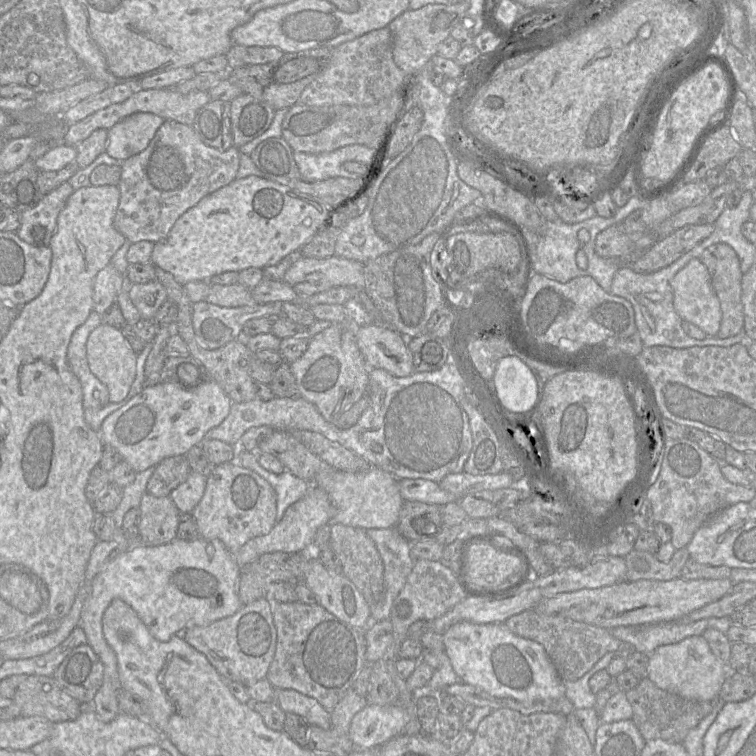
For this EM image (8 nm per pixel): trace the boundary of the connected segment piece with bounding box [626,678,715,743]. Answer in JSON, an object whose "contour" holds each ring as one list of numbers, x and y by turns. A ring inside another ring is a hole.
{"contour":[[648,678,626,692,632,707,631,720,635,723,641,736,647,740,661,739,670,743,683,743,688,732,696,727,714,708,714,701,694,701,657,687]]}

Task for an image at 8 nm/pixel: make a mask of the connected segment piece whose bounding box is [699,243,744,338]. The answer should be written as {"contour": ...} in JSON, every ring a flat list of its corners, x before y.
{"contour":[[716,243,707,247,703,251,699,259,707,267,709,271,709,274,712,279,713,289,716,295,718,296,721,304,722,320,721,320,720,329,717,336,712,336,712,337,727,338,727,337,737,335,739,332,743,330,744,327,744,309,741,300,741,280,742,280,743,272,741,271,740,268,740,261,737,256,737,253,731,246,729,246,726,243]]}

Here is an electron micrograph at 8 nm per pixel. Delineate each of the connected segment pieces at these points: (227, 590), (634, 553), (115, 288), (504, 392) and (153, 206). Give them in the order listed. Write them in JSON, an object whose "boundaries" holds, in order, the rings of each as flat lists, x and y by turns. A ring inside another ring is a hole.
{"boundaries":[[[200,536,190,541,174,539,158,546,137,546,129,552,118,554,103,566,92,582,91,593,83,606,79,621,79,626,85,632,88,644,104,665,102,686,89,703,89,707,94,710,102,722,108,723,120,713,117,693,121,684,117,657,107,643,102,630,103,615,110,603,117,598,126,602,136,611,155,639,167,642,172,636,182,634,188,628,206,626,232,616,242,607,238,596,240,568,234,555,227,550,220,540,205,539]],[[687,548,676,550,669,562,659,561,655,554,633,549,625,557,626,581,669,581,680,578,682,569,690,558]],[[109,264,99,271,94,281,93,310,102,315,113,303,117,295,127,288,125,275]],[[506,356,498,362,493,383,502,406,510,412,528,414,540,402,533,372,517,356]],[[165,120,144,151,123,161,114,228,131,243,165,239,187,210,236,179,239,156,234,146,219,151,205,145,192,126]]]}

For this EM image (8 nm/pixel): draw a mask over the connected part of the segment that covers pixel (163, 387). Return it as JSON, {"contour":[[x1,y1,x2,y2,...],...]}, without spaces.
{"contour":[[211,378,194,388,184,388,170,382,145,385,124,406,104,419,99,434,103,443,113,446,121,455,122,460,138,473,158,465,167,457,185,455,191,447,201,445,205,434,228,416,231,404,232,400,229,396]]}

